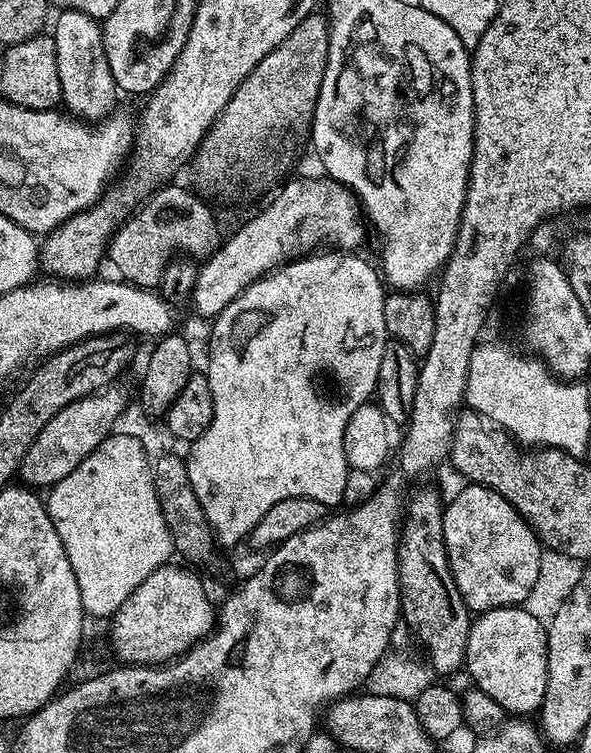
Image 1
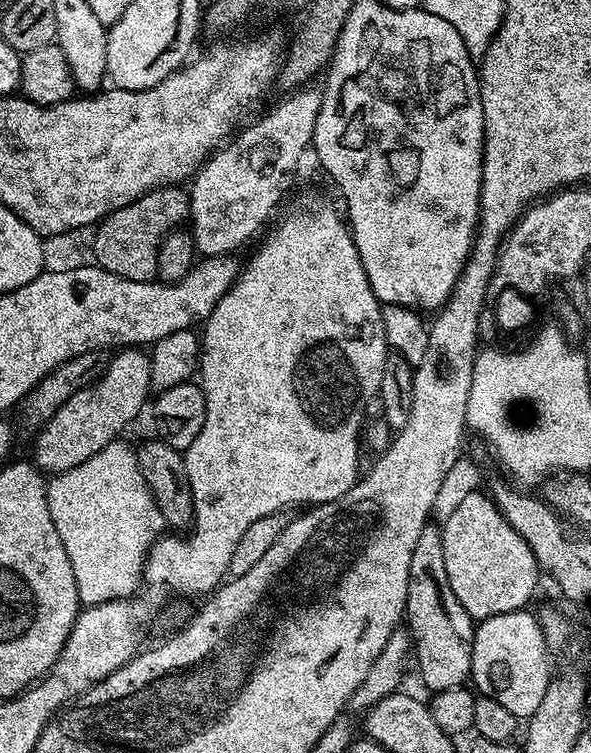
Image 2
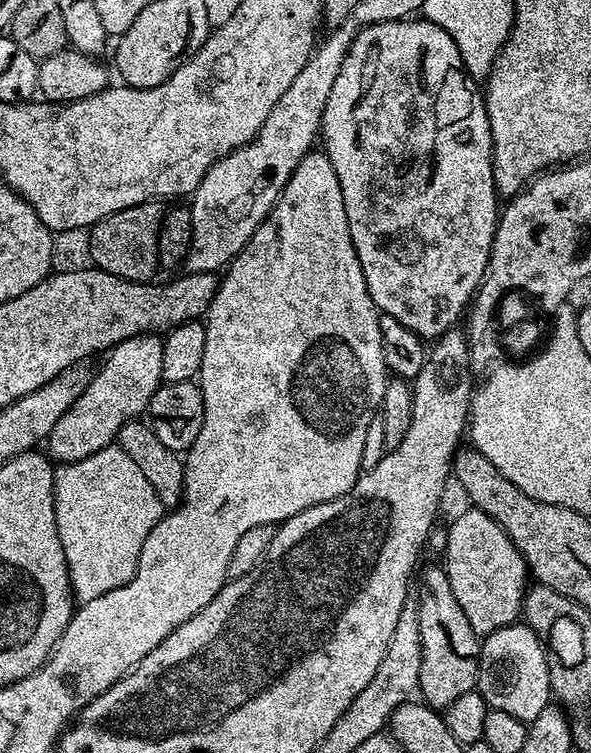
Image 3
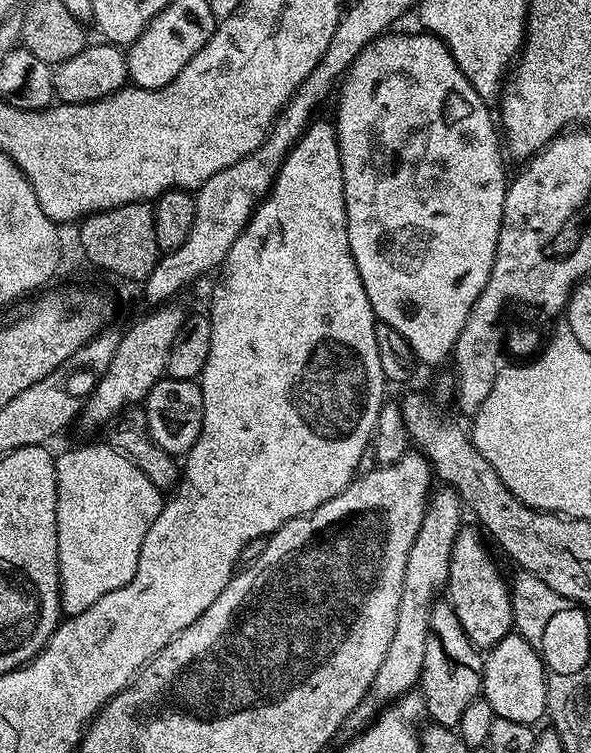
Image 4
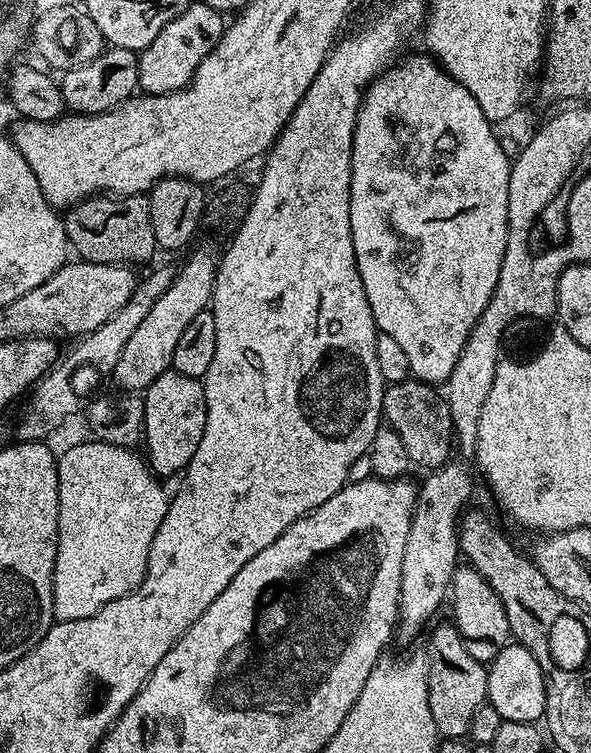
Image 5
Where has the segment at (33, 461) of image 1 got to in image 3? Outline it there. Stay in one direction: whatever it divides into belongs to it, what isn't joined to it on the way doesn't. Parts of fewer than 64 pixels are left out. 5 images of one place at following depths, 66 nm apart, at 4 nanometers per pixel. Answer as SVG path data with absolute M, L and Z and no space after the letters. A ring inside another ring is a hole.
M145 334L126 338L126 342L116 344L103 357L104 369L84 384L84 393L73 402L69 409L62 414L54 428L50 430L46 441L46 452L57 465L78 462L82 458L90 458L98 450L109 447L129 420L143 417L148 410L152 395L162 383L162 350L164 341L159 335Z

